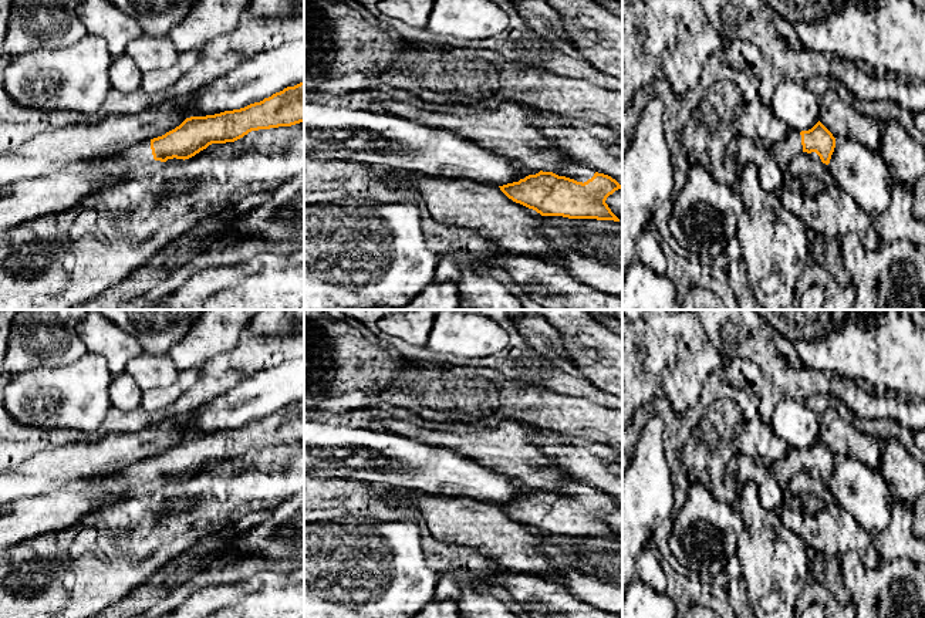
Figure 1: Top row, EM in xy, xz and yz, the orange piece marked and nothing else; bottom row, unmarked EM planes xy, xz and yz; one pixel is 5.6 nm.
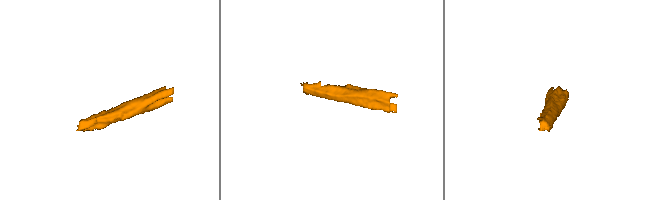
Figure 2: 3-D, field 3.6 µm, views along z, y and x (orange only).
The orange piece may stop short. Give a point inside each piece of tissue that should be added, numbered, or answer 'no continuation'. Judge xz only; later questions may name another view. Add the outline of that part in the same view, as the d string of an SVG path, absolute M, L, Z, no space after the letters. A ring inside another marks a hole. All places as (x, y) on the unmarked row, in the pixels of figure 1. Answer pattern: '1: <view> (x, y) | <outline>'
1: xz (580, 490) | M567 480L553 492L584 502L594 494L595 489L580 480Z

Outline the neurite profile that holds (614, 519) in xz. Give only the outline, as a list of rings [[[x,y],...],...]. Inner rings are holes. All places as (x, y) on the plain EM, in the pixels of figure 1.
[[[622,506],[610,513],[605,519],[611,530],[622,540]]]

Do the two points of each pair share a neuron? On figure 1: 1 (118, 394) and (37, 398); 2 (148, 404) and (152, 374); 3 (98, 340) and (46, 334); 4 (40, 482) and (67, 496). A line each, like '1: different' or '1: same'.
1: different
2: same
3: same
4: different

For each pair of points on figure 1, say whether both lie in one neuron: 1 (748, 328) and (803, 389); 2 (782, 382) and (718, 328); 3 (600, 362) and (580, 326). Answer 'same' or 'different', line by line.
1: same
2: same
3: same

